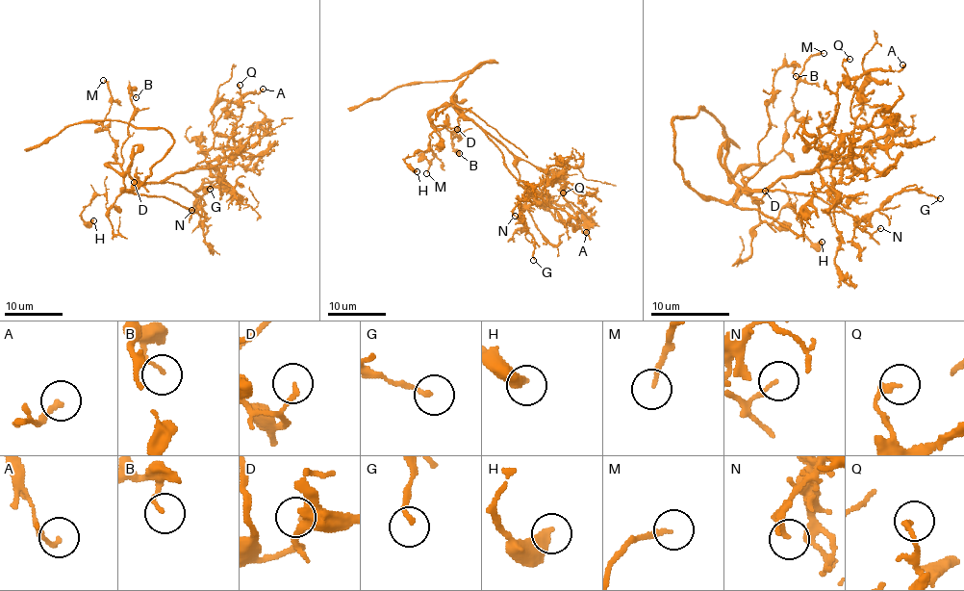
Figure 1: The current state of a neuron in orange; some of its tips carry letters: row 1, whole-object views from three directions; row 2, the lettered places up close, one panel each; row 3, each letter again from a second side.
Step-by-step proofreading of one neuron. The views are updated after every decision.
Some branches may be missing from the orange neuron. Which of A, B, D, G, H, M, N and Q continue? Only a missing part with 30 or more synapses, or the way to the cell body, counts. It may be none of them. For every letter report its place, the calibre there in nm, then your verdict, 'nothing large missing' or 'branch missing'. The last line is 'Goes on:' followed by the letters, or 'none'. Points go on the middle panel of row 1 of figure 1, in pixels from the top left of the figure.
A: at (586, 232); 180 nm thick; nothing large missing
B: at (459, 153); 110 nm thick; nothing large missing
D: at (457, 129); 160 nm thick; nothing large missing
G: at (533, 260); 160 nm thick; nothing large missing
H: at (417, 171); 480 nm thick; nothing large missing
M: at (426, 173); 170 nm thick; nothing large missing
N: at (515, 216); 130 nm thick; nothing large missing
Q: at (563, 192); 200 nm thick; nothing large missing
Goes on: none

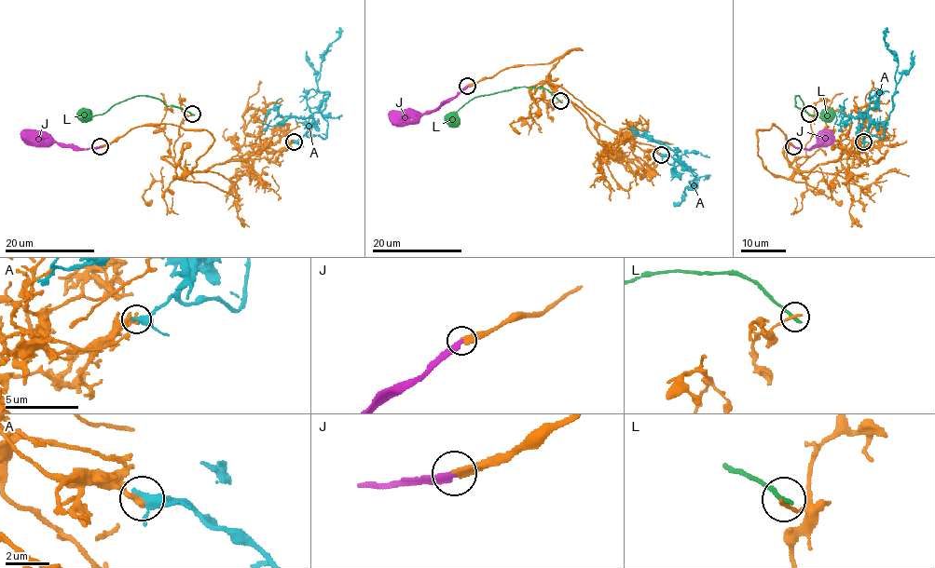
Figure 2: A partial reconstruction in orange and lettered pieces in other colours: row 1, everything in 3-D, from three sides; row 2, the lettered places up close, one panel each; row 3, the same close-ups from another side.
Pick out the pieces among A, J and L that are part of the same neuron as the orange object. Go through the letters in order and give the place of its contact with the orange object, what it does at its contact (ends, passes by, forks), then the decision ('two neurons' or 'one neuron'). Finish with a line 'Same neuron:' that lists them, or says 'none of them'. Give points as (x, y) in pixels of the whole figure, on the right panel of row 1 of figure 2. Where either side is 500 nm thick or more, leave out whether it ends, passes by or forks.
A: (863, 142) | it forks | two neurons
J: (793, 146) | it ends | one neuron
L: (809, 114) | it ends | two neurons
Same neuron: J

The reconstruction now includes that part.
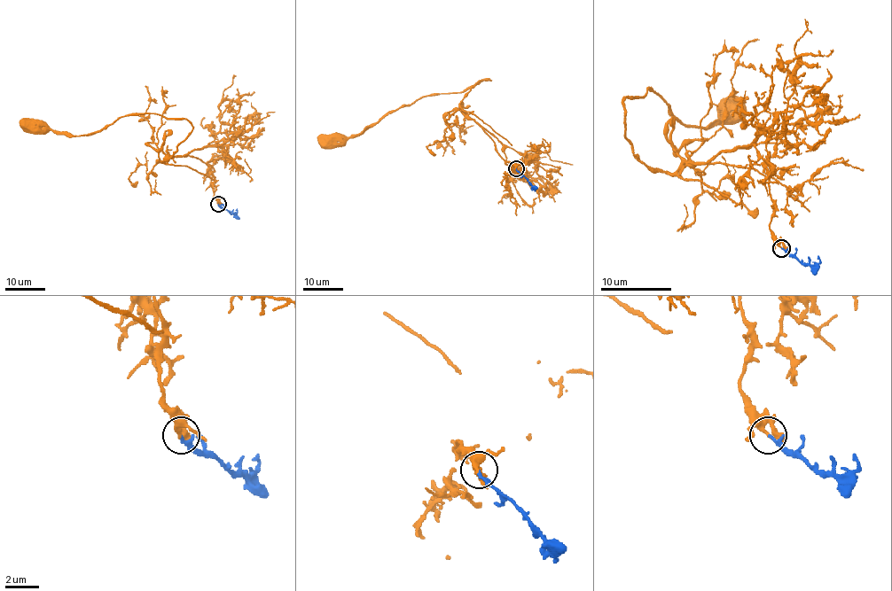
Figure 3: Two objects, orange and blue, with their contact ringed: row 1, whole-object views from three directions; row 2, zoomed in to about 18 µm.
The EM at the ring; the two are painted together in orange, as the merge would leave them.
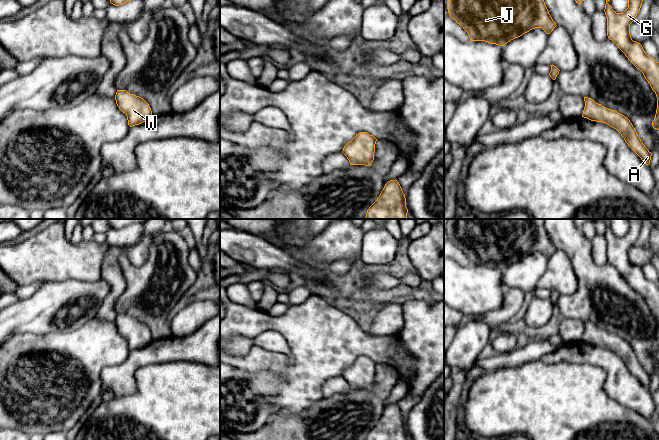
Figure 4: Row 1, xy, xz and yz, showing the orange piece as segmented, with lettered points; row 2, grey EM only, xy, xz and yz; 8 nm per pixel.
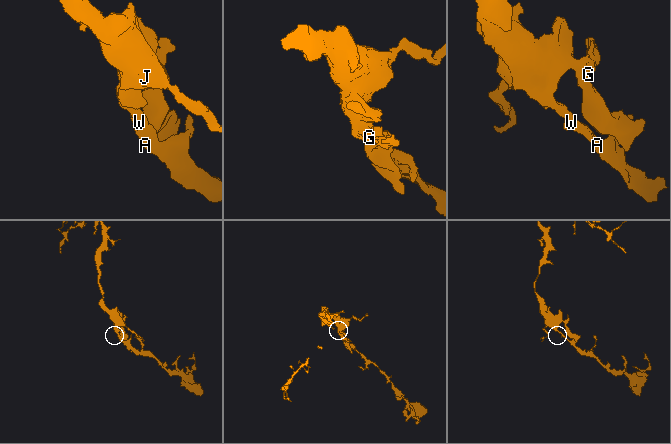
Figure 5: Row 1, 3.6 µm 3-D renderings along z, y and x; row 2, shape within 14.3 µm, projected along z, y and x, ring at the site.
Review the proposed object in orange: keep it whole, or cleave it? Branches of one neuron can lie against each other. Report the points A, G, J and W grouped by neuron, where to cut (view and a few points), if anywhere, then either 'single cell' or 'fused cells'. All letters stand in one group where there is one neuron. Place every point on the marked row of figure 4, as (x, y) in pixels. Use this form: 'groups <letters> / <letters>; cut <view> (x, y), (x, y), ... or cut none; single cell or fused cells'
groups A G J W; cut none; single cell

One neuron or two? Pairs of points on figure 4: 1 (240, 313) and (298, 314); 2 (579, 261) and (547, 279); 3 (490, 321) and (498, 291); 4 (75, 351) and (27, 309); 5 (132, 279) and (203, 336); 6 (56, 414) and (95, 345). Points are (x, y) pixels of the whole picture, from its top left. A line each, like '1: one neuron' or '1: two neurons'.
1: one neuron
2: two neurons
3: two neurons
4: two neurons
5: two neurons
6: one neuron

